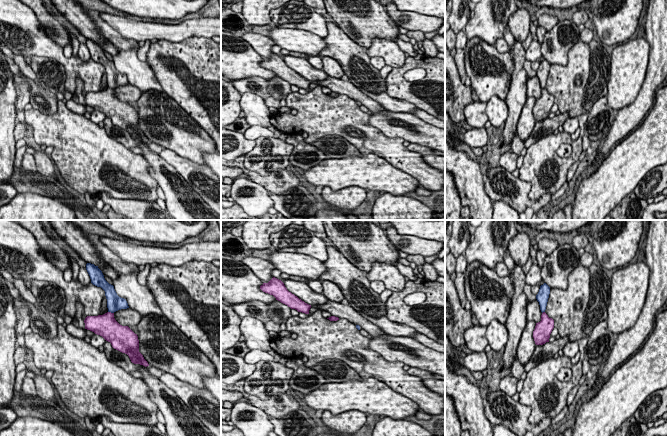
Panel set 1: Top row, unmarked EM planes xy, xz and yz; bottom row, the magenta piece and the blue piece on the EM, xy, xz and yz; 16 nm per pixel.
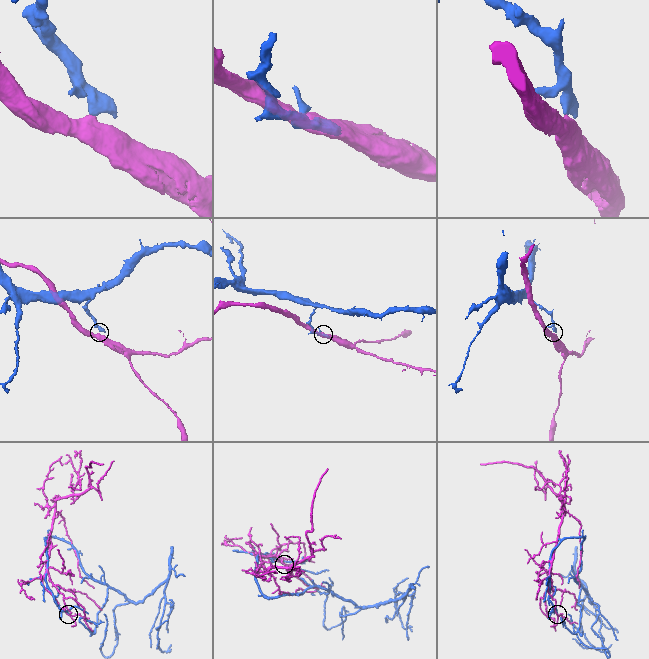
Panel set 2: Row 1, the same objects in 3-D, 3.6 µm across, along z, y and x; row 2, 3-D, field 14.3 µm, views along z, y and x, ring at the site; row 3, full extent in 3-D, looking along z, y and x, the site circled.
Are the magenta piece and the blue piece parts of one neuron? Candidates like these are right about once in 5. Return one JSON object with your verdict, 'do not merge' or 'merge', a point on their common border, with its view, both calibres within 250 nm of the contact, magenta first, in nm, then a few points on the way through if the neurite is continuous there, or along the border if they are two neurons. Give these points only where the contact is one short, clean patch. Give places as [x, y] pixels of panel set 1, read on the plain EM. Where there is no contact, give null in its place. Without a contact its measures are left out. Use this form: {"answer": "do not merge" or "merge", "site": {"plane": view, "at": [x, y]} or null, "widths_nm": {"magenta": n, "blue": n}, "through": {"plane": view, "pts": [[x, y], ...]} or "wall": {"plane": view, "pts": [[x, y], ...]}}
{"answer": "do not merge", "site": {"plane": "xy", "at": [110, 88]}, "widths_nm": {"magenta": 360, "blue": 260}, "wall": {"plane": "xy", "pts": [[108, 87], [113, 89]]}}

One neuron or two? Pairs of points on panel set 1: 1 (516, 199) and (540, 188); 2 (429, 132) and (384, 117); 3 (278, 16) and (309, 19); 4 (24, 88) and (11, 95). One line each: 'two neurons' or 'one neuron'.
1: two neurons
2: one neuron
3: one neuron
4: two neurons

